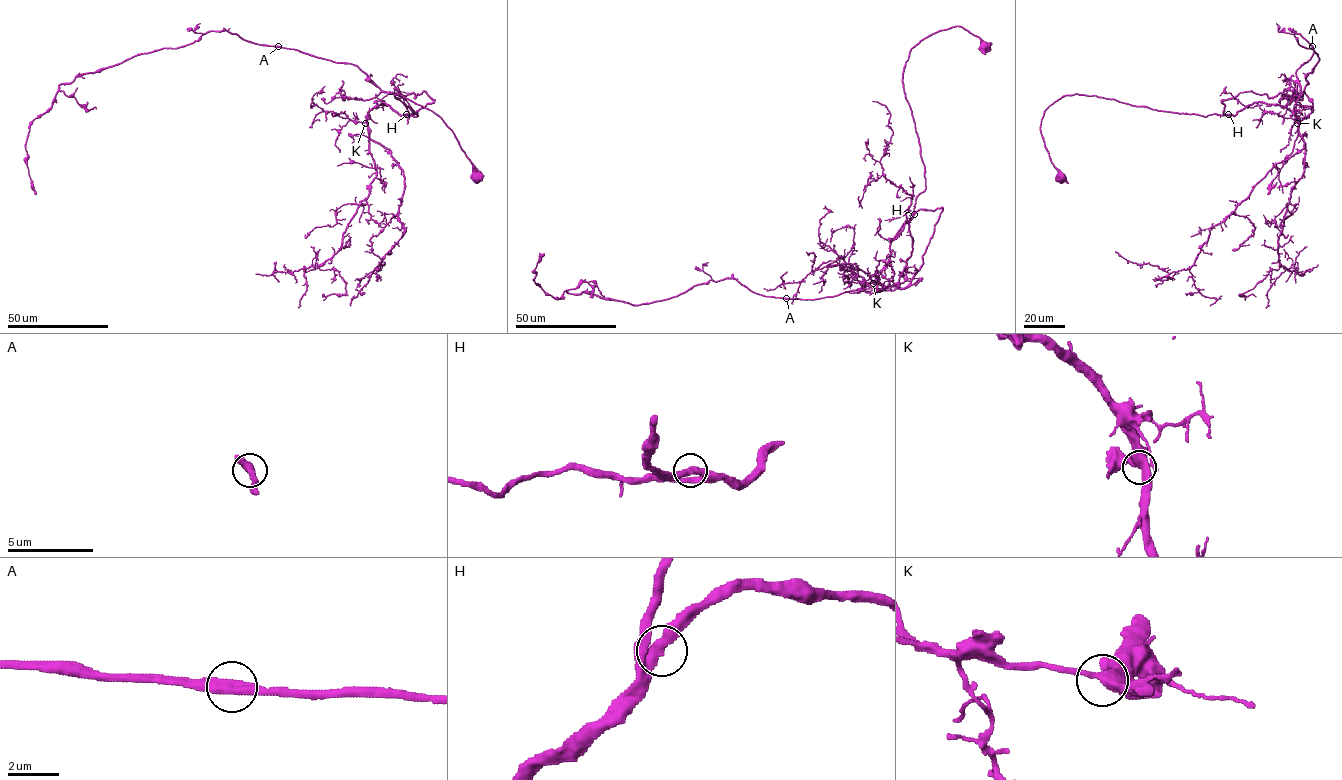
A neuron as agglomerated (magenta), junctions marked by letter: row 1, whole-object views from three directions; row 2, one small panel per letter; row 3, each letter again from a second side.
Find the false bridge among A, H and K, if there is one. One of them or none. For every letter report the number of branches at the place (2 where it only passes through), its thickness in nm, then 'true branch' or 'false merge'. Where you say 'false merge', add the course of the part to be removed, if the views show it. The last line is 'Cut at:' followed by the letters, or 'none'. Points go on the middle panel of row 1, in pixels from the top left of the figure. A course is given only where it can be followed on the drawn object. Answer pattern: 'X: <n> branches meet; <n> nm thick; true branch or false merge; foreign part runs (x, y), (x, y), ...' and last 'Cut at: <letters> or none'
A: 2 branches meet; 500 nm thick; true branch
H: 2 branches meet; 400 nm thick; true branch
K: 2 branches meet; 440 nm thick; true branch
Cut at: none

